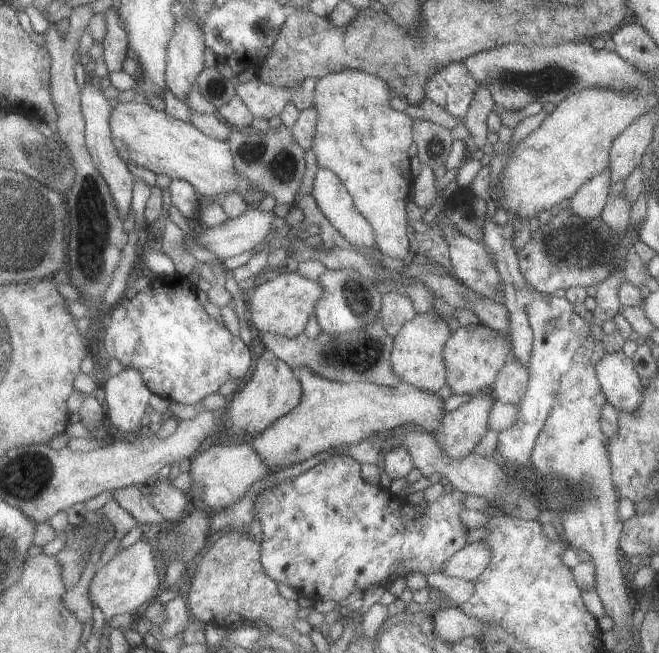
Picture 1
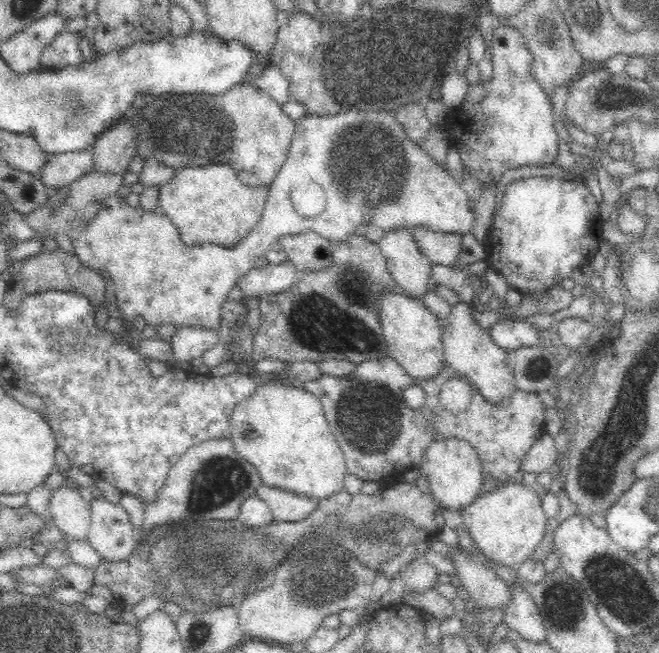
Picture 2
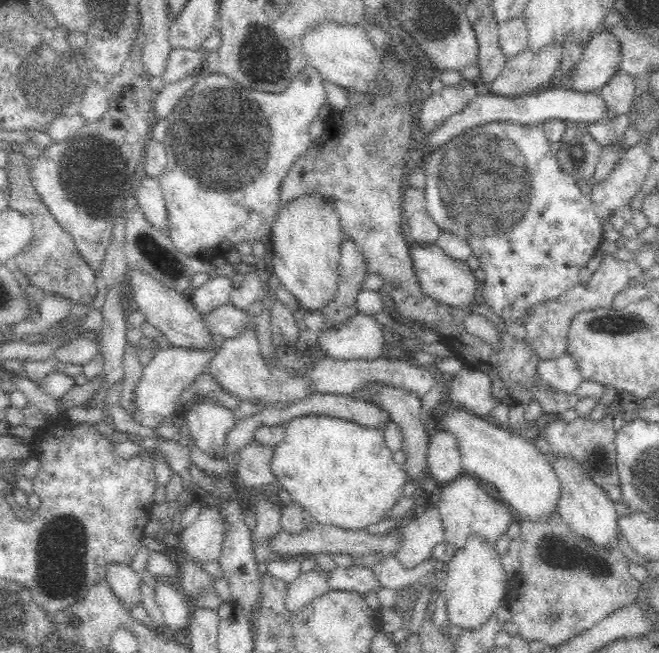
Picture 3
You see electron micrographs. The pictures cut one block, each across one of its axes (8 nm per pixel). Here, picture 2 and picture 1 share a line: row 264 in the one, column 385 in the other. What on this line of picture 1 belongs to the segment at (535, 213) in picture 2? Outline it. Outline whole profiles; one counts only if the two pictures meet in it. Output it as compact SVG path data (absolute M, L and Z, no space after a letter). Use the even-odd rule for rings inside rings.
M344 454L334 455L315 464L312 468L295 476L294 479L280 483L272 487L272 490L266 489L262 491L255 500L255 505L252 508L254 520L259 518L262 526L262 532L258 536L262 544L262 566L268 576L278 583L282 582L282 584L294 588L299 596L308 596L314 602L317 600L335 600L336 603L339 603L355 590L363 590L364 592L369 588L379 585L388 586L392 580L398 578L398 576L404 577L408 572L421 572L424 576L430 573L438 573L440 567L455 552L458 552L467 545L466 538L469 530L460 520L460 510L464 510L461 502L466 497L464 493L454 490L453 492L448 492L448 494L444 493L433 504L428 504L428 501L424 500L421 504L415 505L403 496L392 494L388 488L380 484L372 486L372 484L365 482L360 475L360 466L361 464L356 462L351 456ZM400 567L403 568L402 575L397 574Z

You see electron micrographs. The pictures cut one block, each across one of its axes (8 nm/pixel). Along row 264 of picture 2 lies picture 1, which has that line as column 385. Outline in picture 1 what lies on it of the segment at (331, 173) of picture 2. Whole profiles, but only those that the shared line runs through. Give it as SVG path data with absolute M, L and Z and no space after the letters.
M344 69L318 79L313 92L313 107L318 116L311 149L315 152L319 168L338 175L353 198L354 208L370 223L375 234L375 245L384 259L397 265L408 260L409 256L407 204L414 177L410 170L408 148L414 139L411 116L392 108L392 97L385 80L356 69Z

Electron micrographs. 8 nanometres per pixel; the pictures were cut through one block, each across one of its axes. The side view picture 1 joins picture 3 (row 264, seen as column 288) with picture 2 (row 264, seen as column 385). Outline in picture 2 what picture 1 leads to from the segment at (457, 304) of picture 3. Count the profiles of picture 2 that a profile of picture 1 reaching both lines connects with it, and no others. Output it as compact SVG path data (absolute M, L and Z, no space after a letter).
M411 229L386 231L378 245L398 290L421 298L430 286L433 264L420 252Z

